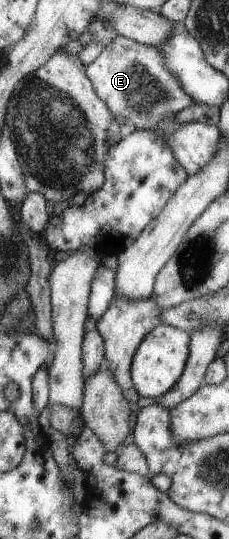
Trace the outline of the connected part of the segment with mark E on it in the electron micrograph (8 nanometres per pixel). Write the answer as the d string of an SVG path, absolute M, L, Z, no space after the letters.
M117 36L87 67L87 75L94 83L95 89L103 101L107 102L111 111L121 121L124 136L137 130L150 130L159 122L171 115L175 116L189 107L195 99L183 87L179 76L176 76L166 64L164 53L157 46L148 46L127 36Z

